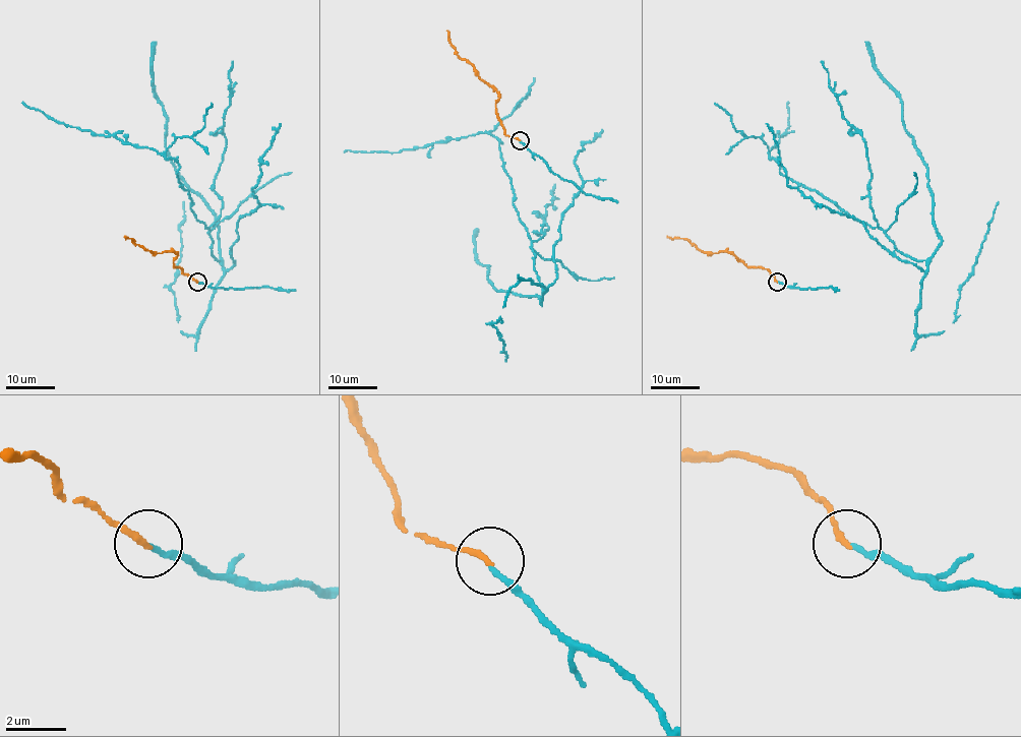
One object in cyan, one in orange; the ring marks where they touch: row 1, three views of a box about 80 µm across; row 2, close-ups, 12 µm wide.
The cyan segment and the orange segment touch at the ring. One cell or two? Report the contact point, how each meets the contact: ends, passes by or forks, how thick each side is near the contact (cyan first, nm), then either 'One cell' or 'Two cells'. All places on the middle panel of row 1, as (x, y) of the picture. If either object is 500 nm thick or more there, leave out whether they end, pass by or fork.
Place: (520, 140). At the ring cyan ends. At the ring orange ends. Thickness 160 nm (cyan) against 200 nm. One cell

